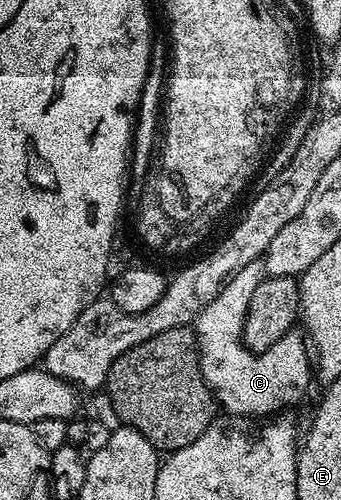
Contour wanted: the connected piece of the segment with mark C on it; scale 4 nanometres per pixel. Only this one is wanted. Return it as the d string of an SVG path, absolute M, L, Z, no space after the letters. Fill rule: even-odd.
M260 262L256 263L248 263L247 265L243 265L240 267L235 274L229 276L225 281L224 287L222 287L221 292L215 297L215 301L211 301L211 305L207 305L207 309L203 309L199 313L199 317L197 318L197 322L195 324L195 334L197 337L197 352L199 353L199 365L201 366L201 372L203 373L203 381L205 384L209 386L209 390L212 391L214 400L219 404L220 410L222 412L231 414L231 415L244 415L246 417L265 417L261 415L273 415L276 416L278 413L276 411L281 411L284 407L293 407L297 402L300 401L301 398L304 397L305 394L309 391L309 382L312 379L315 379L315 367L311 362L311 351L307 346L307 339L304 334L300 330L294 329L288 331L286 335L283 337L279 337L279 341L275 341L275 345L271 345L270 348L267 348L266 351L260 351L255 353L253 351L249 351L248 348L245 347L245 343L242 339L242 335L244 333L244 317L247 313L247 305L250 304L251 293L255 290L255 285L259 285L263 278L263 267Z

